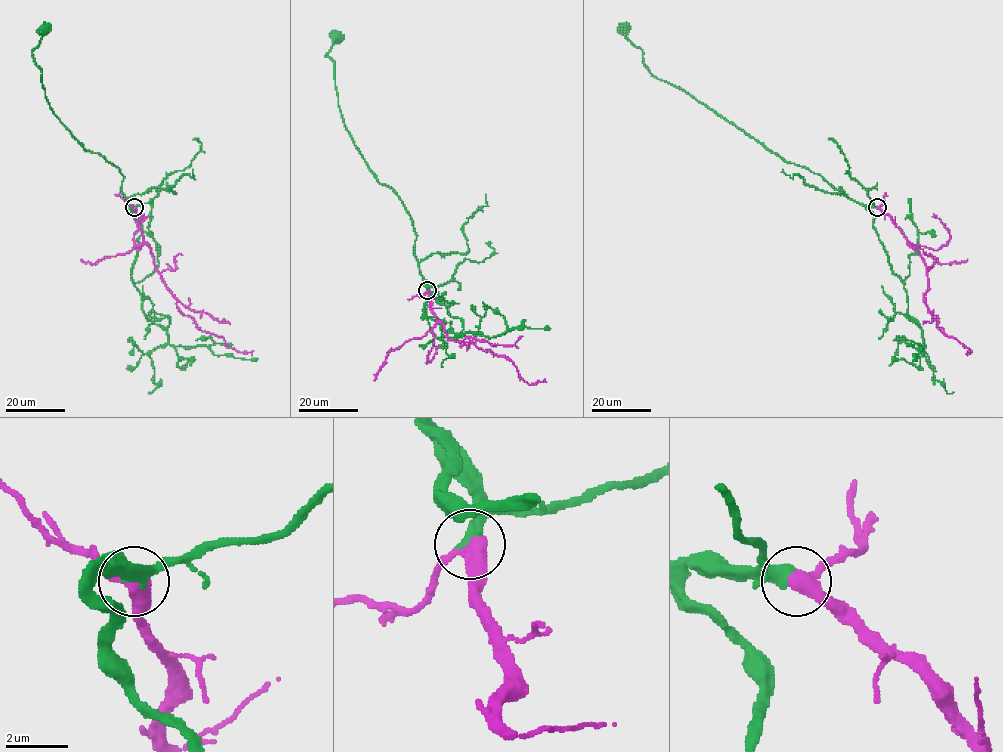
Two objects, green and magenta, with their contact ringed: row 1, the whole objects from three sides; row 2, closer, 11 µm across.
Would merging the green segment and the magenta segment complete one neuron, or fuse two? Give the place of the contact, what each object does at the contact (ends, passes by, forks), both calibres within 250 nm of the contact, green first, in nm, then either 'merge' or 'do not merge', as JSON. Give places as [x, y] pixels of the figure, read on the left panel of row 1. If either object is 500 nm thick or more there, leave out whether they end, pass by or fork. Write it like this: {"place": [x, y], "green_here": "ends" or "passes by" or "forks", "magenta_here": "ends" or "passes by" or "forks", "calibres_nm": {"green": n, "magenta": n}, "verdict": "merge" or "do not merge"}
{"place": [134, 207], "green_here": "ends", "magenta_here": "passes by", "calibres_nm": {"green": 440, "magenta": 440}, "verdict": "merge"}

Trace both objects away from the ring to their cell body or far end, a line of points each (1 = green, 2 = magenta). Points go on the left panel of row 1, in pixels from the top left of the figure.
1: (135, 207), (121, 192), (123, 175), (118, 167), (85, 149), (50, 108), (32, 51), (44, 28)
2: (135, 207), (156, 270), (178, 310), (236, 351), (253, 350)

